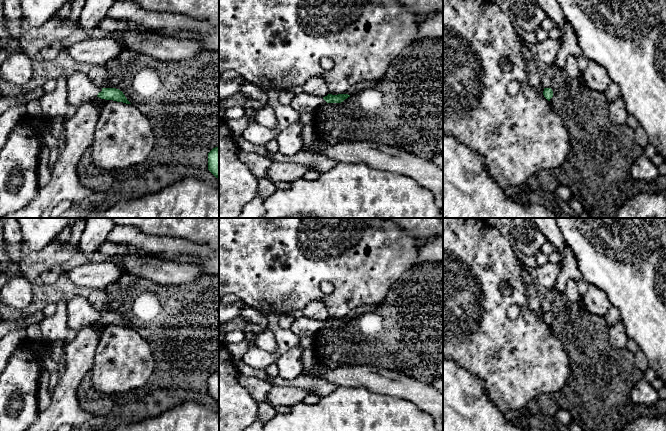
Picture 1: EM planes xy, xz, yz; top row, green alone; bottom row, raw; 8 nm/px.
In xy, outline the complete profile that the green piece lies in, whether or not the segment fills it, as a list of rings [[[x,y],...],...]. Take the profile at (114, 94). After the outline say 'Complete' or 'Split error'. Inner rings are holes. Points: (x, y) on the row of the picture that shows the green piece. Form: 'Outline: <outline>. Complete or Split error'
Outline: [[[75,72],[67,79],[68,104],[78,108],[82,103],[96,97],[131,104],[122,91],[116,88],[95,86],[83,72]]]. Split error

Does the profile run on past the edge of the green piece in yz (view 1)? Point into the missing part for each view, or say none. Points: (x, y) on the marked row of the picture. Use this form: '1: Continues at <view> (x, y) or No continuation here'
1: No continuation here

